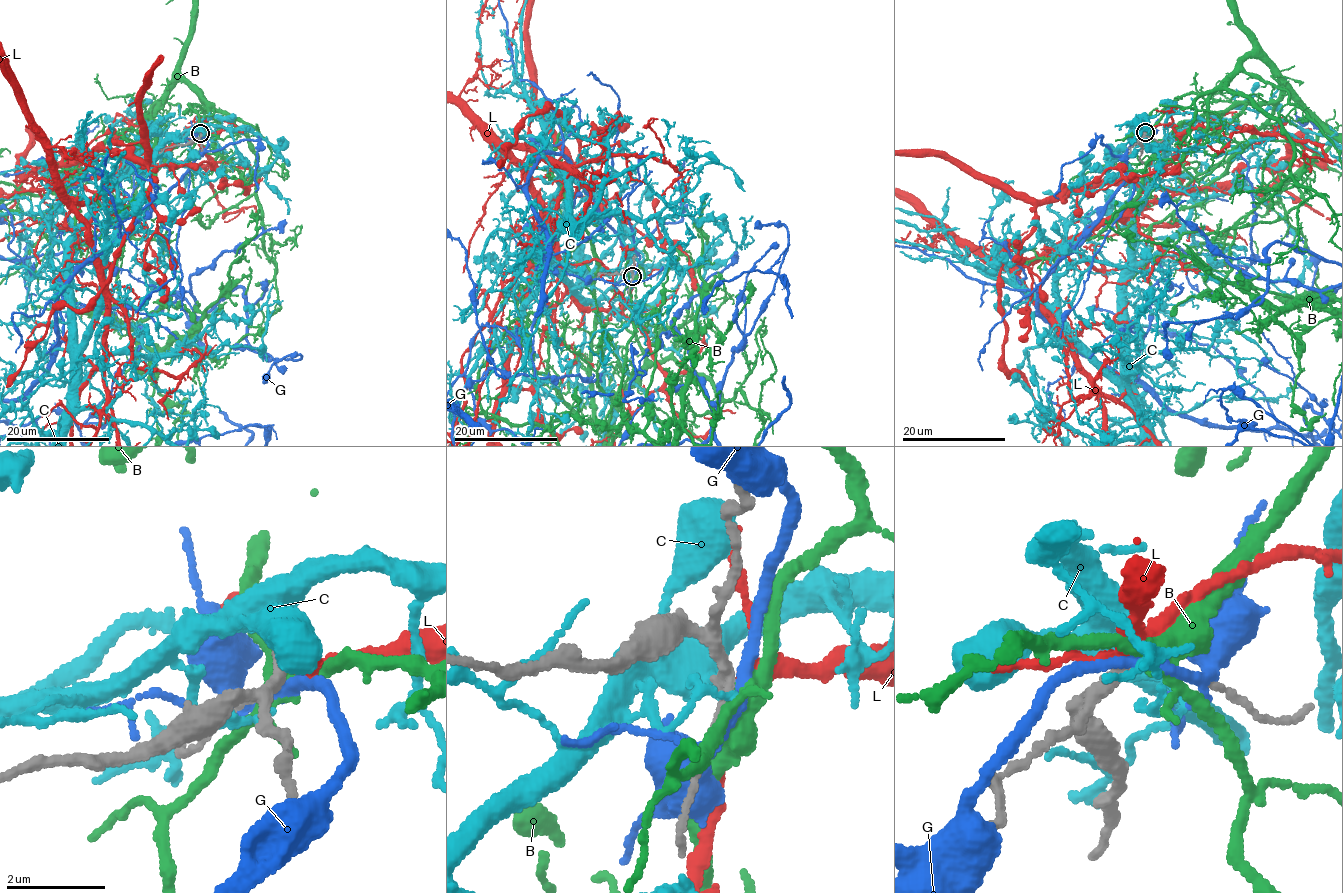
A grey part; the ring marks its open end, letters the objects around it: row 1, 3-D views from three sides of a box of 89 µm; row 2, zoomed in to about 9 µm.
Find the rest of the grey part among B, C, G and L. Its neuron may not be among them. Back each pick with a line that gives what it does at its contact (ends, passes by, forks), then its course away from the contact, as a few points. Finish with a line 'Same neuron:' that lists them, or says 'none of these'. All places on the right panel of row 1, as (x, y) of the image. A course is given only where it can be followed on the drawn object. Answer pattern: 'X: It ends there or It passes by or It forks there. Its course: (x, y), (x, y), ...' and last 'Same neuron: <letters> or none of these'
Same neuron: none of these

